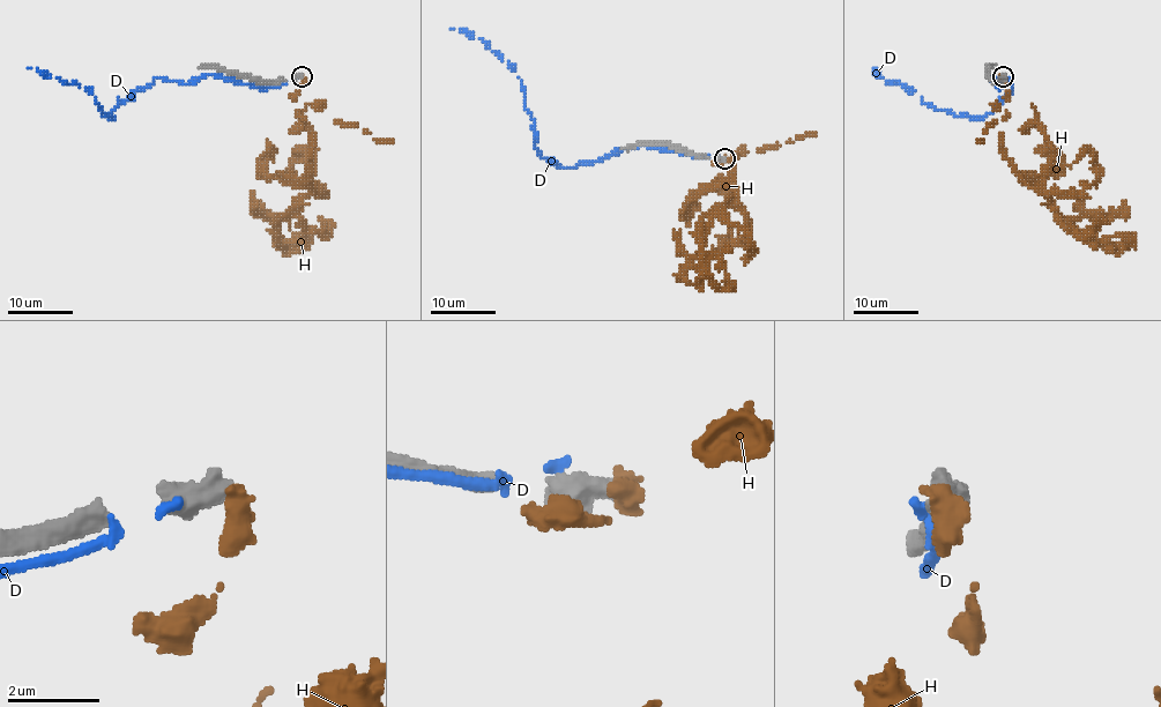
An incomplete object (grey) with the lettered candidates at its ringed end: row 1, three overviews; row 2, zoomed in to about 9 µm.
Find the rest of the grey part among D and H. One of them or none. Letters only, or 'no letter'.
H

